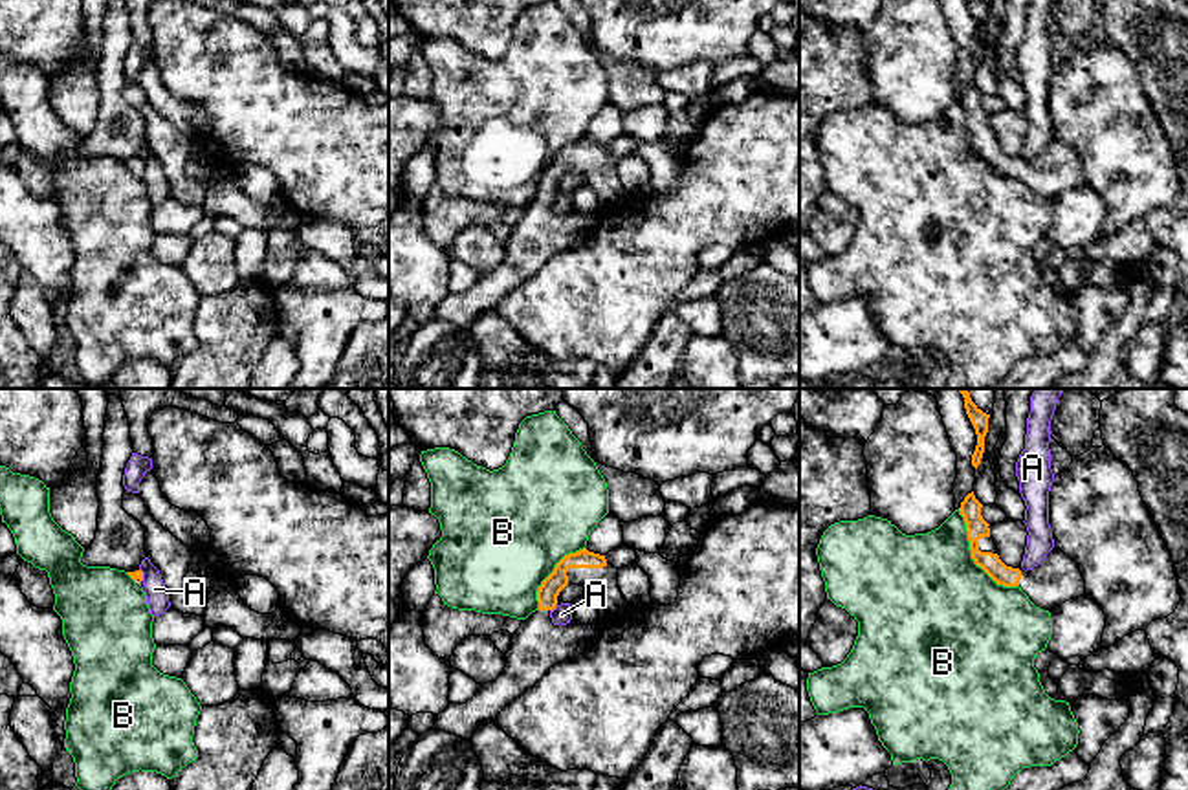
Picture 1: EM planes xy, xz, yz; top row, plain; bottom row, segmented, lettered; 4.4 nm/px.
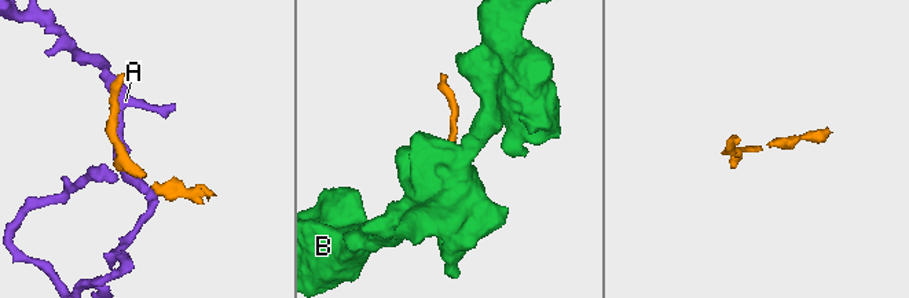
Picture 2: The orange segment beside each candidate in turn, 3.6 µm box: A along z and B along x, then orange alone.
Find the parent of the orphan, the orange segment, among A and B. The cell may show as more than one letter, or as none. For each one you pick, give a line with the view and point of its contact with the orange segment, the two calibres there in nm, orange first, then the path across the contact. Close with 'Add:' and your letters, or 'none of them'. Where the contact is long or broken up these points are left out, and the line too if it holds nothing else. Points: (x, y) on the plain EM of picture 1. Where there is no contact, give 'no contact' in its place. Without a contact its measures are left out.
Add: none of them

